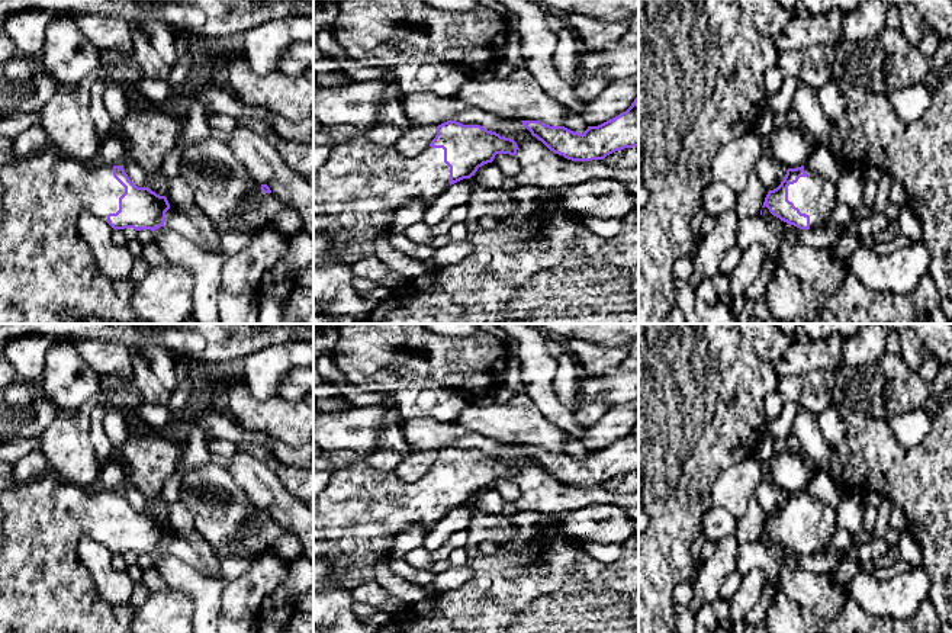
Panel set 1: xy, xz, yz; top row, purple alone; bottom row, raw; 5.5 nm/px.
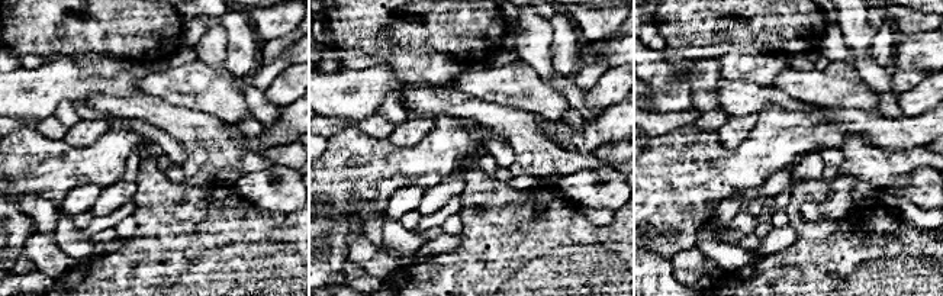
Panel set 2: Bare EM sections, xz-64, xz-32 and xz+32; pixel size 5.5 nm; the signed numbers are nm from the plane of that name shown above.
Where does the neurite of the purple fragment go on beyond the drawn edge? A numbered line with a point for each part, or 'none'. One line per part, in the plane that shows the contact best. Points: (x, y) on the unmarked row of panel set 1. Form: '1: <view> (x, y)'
1: yz (813, 520)

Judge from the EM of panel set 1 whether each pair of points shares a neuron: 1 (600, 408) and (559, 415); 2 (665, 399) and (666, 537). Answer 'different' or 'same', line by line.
1: different
2: same

